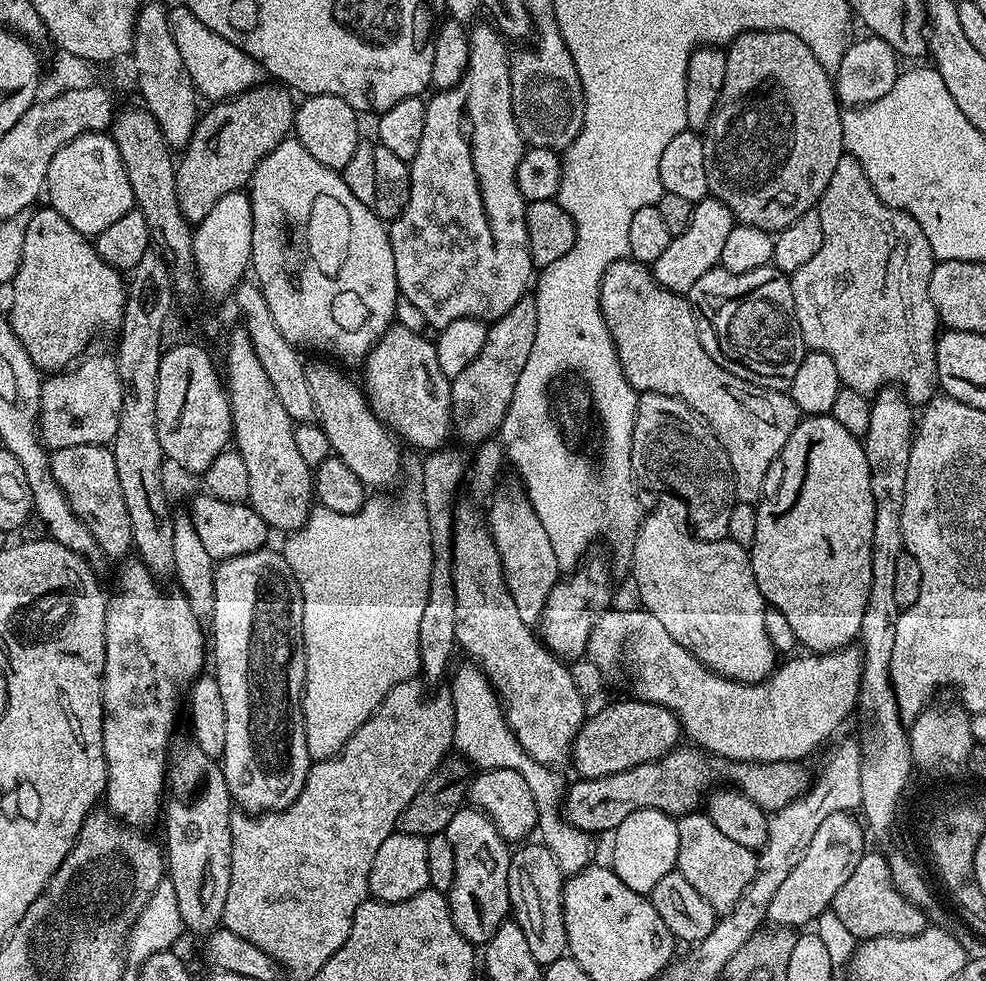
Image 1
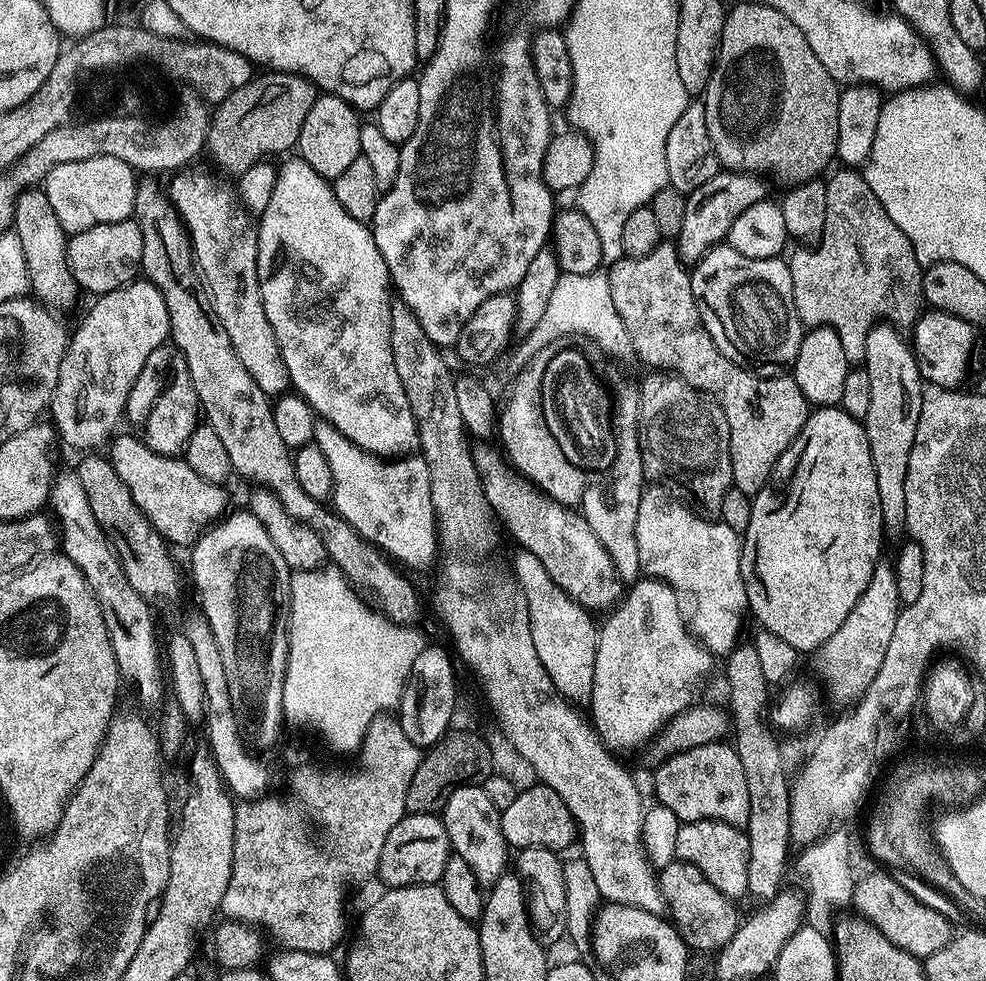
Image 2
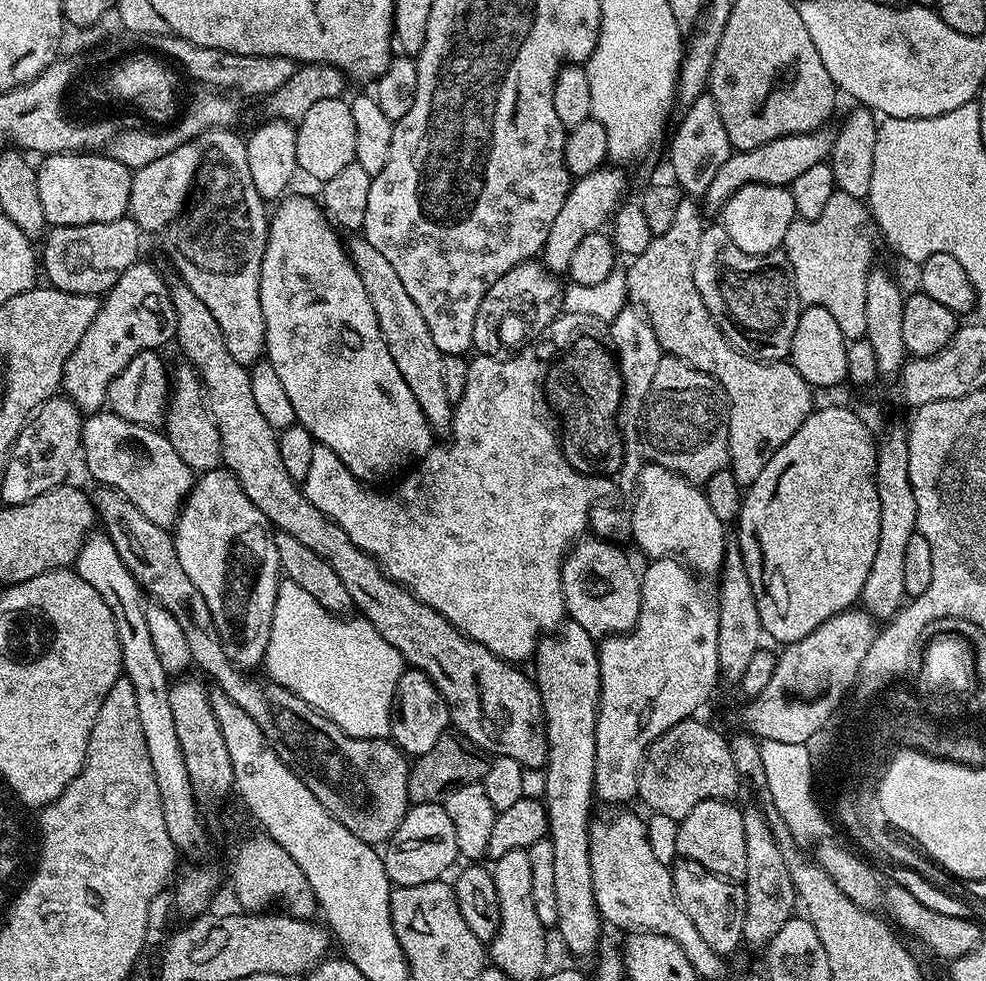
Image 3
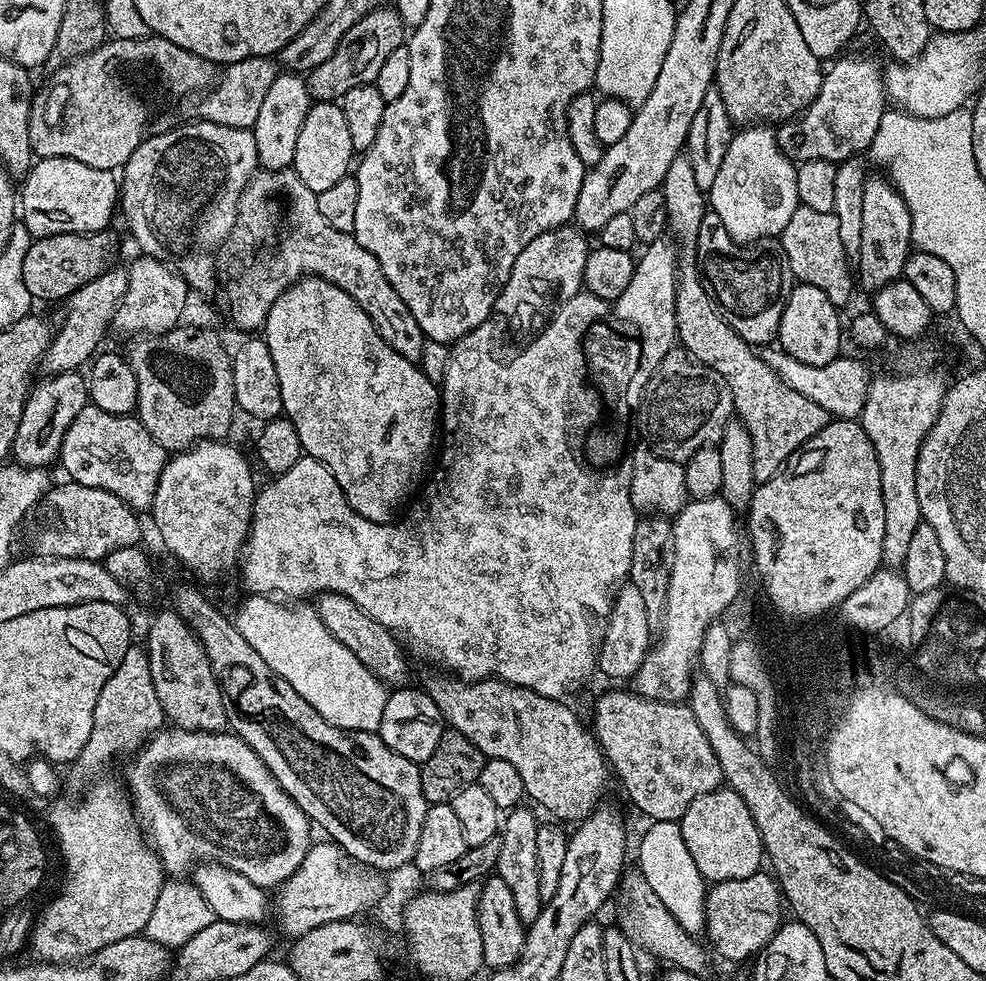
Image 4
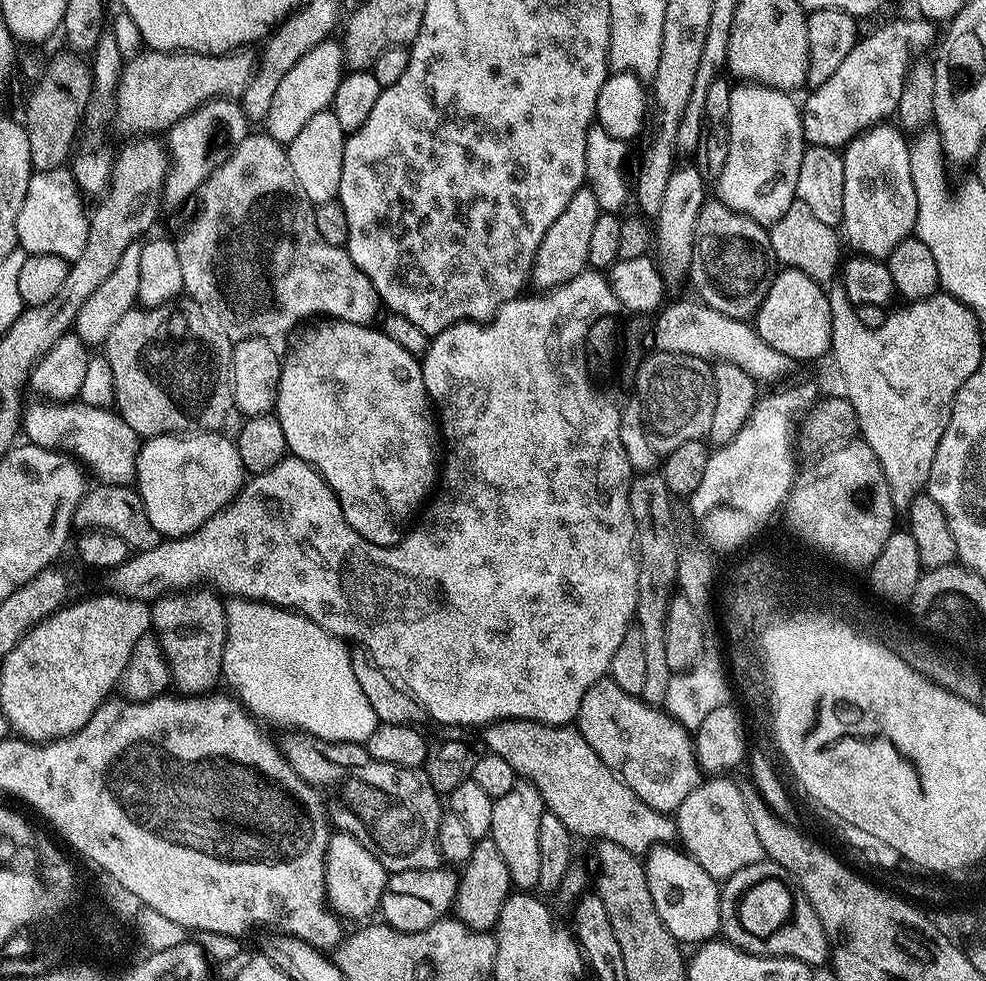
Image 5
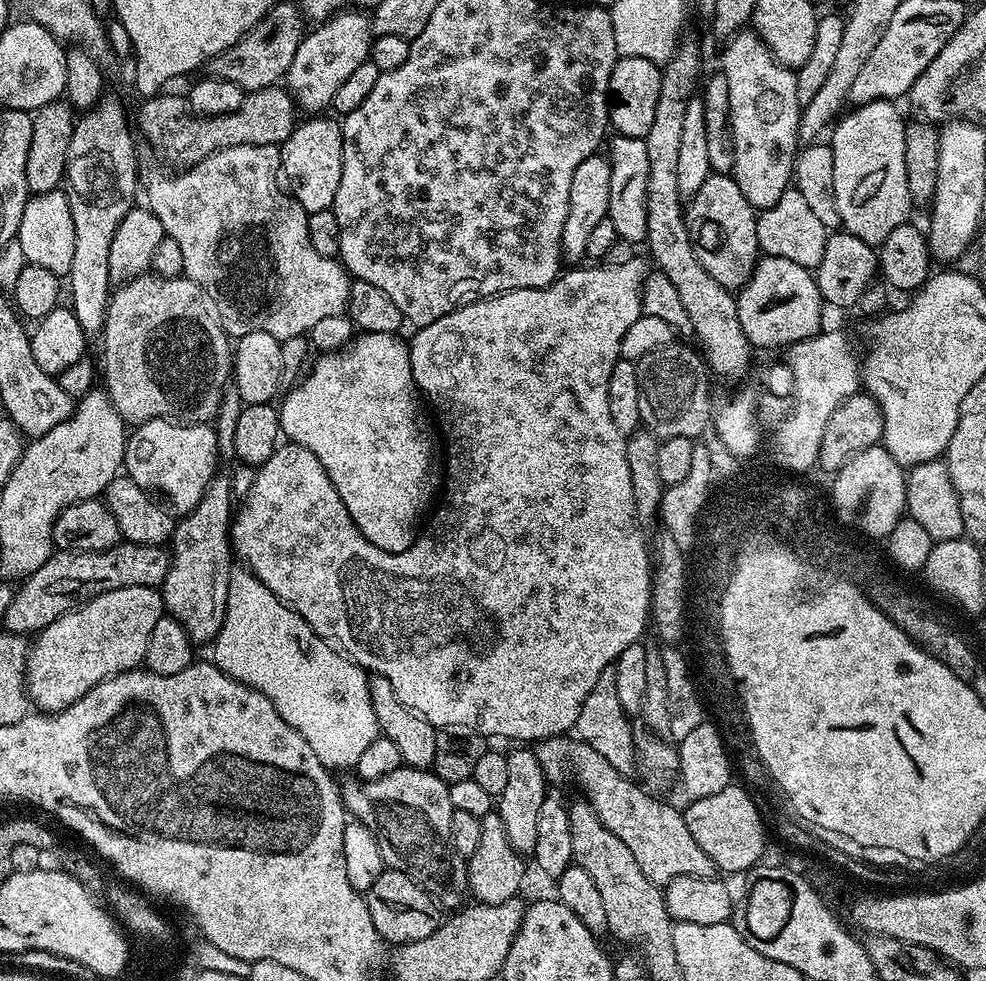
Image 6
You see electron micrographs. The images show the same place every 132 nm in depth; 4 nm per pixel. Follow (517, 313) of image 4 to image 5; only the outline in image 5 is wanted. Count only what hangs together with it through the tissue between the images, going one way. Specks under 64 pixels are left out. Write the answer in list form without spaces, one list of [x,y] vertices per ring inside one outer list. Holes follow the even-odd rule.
[[[587,186],[579,188],[574,198],[570,198],[570,206],[566,206],[566,210],[558,214],[554,226],[546,230],[546,238],[542,238],[538,246],[530,275],[531,287],[536,287],[533,289],[551,290],[559,284],[570,282],[578,273],[588,268],[586,258],[588,243],[592,236],[594,222],[598,222],[600,214],[600,207],[592,191]]]

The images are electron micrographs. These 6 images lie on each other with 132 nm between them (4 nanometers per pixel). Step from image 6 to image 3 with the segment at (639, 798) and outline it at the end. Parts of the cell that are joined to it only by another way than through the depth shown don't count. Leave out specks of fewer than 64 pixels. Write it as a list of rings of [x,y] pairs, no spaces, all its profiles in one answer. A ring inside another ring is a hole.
[[[176,282],[170,288],[176,315],[175,343],[180,343],[184,351],[183,359],[195,368],[200,375],[200,382],[204,389],[208,413],[214,418],[220,435],[220,458],[223,467],[242,486],[246,498],[262,510],[269,525],[273,529],[290,534],[302,546],[310,546],[314,554],[318,554],[326,562],[330,562],[332,569],[342,578],[342,586],[346,586],[346,594],[350,594],[353,605],[358,609],[359,615],[371,622],[374,630],[394,646],[402,654],[408,668],[416,668],[425,672],[434,682],[434,686],[442,694],[448,707],[448,718],[451,727],[459,735],[470,738],[480,748],[481,752],[491,754],[493,757],[505,756],[514,758],[514,762],[521,764],[525,770],[532,768],[543,769],[548,763],[548,741],[542,731],[544,707],[540,705],[540,689],[536,687],[533,677],[524,672],[519,672],[519,667],[513,666],[509,661],[500,659],[486,646],[468,639],[462,635],[438,610],[426,606],[413,592],[403,588],[396,581],[390,579],[374,557],[363,552],[333,520],[327,520],[307,498],[304,497],[301,485],[286,474],[286,465],[282,463],[282,454],[278,454],[278,432],[266,422],[266,417],[258,410],[254,402],[254,393],[250,387],[251,371],[245,365],[234,362],[230,350],[226,350],[226,338],[222,338],[222,330],[214,314],[182,282]]]

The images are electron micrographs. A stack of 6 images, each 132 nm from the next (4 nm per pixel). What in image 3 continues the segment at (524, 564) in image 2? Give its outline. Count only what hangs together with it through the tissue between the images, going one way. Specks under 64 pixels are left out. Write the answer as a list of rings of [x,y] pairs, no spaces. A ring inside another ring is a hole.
[[[565,622],[560,625],[555,634],[548,634],[541,639],[536,645],[536,655],[534,657],[534,665],[536,664],[536,672],[534,671],[534,683],[540,689],[540,705],[544,707],[543,723],[546,725],[546,739],[548,741],[548,763],[544,776],[544,796],[542,795],[542,803],[545,810],[548,811],[548,834],[547,839],[552,841],[554,846],[554,895],[558,897],[558,922],[555,926],[555,931],[560,932],[560,940],[573,952],[576,956],[591,957],[596,951],[596,942],[601,939],[602,921],[600,913],[596,911],[596,899],[594,898],[594,886],[592,885],[592,871],[590,870],[590,854],[588,853],[588,833],[590,831],[590,819],[588,815],[592,812],[592,804],[594,805],[594,762],[596,761],[596,719],[598,718],[598,706],[600,705],[600,654],[598,651],[597,641],[593,640],[590,633],[582,630],[582,626],[571,622]]]

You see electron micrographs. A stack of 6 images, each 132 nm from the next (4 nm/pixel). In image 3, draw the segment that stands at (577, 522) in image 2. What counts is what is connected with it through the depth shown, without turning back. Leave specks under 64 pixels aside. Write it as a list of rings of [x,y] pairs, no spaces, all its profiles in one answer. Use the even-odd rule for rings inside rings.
[[[581,538],[564,558],[562,566],[562,590],[564,591],[564,610],[571,623],[582,626],[599,642],[613,634],[631,632],[638,622],[640,613],[640,576],[632,569],[623,547],[599,538]]]

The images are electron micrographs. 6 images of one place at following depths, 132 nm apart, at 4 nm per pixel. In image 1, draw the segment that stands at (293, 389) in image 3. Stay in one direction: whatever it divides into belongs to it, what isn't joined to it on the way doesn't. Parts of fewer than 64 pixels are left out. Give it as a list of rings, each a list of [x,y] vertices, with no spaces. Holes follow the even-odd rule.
[[[295,138],[283,140],[273,152],[267,152],[264,155],[262,162],[258,162],[250,181],[250,195],[254,214],[250,268],[253,273],[256,271],[255,283],[259,284],[262,294],[266,298],[266,306],[270,306],[274,326],[278,326],[278,330],[282,330],[282,338],[286,338],[286,342],[296,345],[297,349],[309,348],[312,354],[323,354],[325,357],[335,358],[337,361],[363,361],[364,357],[368,355],[368,351],[380,339],[380,335],[388,328],[389,324],[393,323],[395,316],[392,315],[396,312],[396,296],[398,300],[394,254],[385,221],[381,220],[369,205],[358,202],[358,198],[354,198],[354,194],[350,194],[343,175],[337,169],[322,166],[322,162],[318,162],[318,158],[313,158],[310,150],[302,147],[299,140]]]

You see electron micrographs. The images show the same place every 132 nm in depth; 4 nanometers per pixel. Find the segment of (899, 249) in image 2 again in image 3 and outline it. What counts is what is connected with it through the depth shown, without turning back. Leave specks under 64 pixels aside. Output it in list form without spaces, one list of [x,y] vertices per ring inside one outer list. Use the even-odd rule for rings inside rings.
[[[837,190],[830,194],[830,199],[826,202],[826,210],[822,210],[818,218],[793,220],[790,230],[786,230],[786,238],[782,245],[782,251],[788,257],[792,267],[792,281],[801,305],[810,308],[822,306],[822,310],[828,311],[838,321],[838,327],[842,329],[844,339],[849,342],[864,339],[866,280],[868,273],[874,267],[872,259],[876,256],[876,240],[878,244],[878,229],[867,203],[864,200],[855,200],[850,194]]]

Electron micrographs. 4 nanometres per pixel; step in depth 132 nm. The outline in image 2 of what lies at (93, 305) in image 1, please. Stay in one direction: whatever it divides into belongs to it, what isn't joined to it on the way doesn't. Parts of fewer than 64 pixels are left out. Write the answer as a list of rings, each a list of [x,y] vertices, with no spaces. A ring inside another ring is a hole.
[[[36,186],[21,193],[16,200],[12,223],[14,235],[22,242],[22,254],[26,254],[30,288],[35,299],[52,310],[70,307],[76,300],[78,285],[68,268],[68,236],[54,214],[54,206],[50,206],[50,198]]]

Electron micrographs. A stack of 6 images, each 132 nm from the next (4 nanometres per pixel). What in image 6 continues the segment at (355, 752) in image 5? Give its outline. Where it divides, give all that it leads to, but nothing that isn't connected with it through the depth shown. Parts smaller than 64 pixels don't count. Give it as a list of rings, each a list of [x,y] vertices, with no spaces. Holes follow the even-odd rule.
[[[407,766],[380,780],[361,782],[351,779],[339,785],[340,799],[347,815],[365,824],[374,838],[378,838],[378,850],[382,850],[385,865],[391,871],[404,872],[448,910],[459,909],[460,899],[468,892],[468,866],[465,857],[452,848],[452,803],[448,785],[431,770]]]

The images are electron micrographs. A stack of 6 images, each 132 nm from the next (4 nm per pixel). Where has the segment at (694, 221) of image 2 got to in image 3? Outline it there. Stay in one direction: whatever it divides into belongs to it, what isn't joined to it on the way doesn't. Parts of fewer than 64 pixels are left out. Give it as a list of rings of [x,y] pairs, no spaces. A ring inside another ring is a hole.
[[[828,130],[807,132],[806,134],[783,136],[774,142],[766,142],[754,150],[745,152],[733,151],[732,155],[722,162],[718,174],[714,174],[714,182],[704,191],[702,208],[705,213],[719,213],[724,203],[744,184],[779,184],[790,186],[794,178],[798,178],[805,170],[825,163],[832,155],[833,133]]]

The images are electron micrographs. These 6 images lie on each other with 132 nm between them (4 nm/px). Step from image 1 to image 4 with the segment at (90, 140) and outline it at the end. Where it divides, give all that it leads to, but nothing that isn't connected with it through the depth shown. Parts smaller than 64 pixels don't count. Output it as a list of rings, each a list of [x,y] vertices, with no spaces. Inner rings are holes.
[[[40,158],[33,163],[28,175],[23,177],[18,192],[18,212],[26,231],[39,238],[54,234],[71,232],[103,232],[109,227],[112,215],[118,212],[118,197],[122,191],[115,171],[94,170],[83,162],[74,162],[74,158]]]

